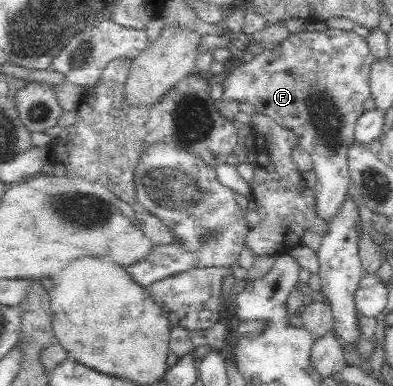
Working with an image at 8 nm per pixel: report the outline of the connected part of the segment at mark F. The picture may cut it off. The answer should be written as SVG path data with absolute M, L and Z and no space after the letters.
M325 28L314 32L290 33L287 38L275 43L271 50L265 49L254 59L242 60L239 67L225 72L221 84L221 98L236 103L249 102L256 112L269 115L277 124L290 130L298 139L299 150L311 156L316 176L314 191L318 200L318 212L327 219L347 194L349 175L347 175L349 148L355 144L354 128L357 119L364 112L363 102L370 97L370 72L373 57L365 37L353 30Z

